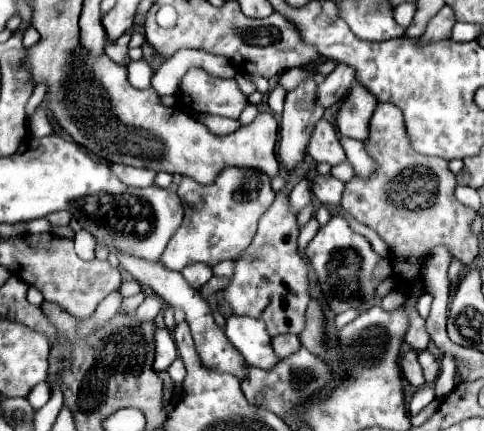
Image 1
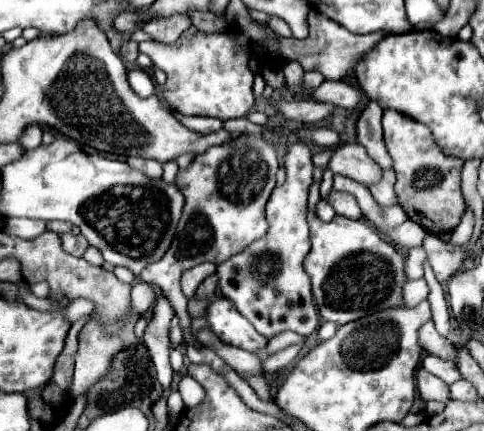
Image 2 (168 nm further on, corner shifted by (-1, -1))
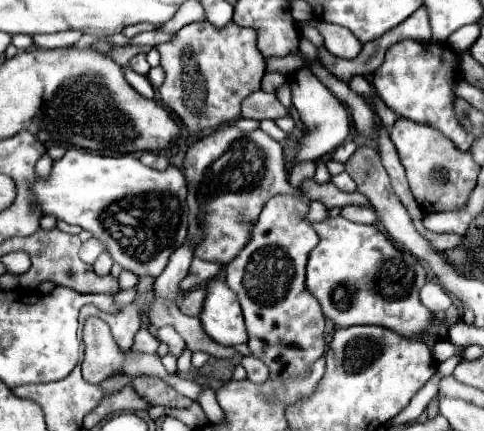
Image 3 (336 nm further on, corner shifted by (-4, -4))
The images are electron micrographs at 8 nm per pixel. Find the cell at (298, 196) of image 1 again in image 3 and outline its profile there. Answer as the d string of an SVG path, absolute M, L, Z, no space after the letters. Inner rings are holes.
M344 141L340 147L336 147L332 153L330 153L330 159L334 161L340 161L340 163L346 163L348 157L356 151L356 143L354 141Z

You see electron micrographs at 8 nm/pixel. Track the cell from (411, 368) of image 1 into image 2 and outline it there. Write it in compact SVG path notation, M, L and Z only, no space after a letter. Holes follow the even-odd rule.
M423 368L417 370L417 388L419 388L423 400L437 400L437 402L443 402L443 404L447 404L451 400L449 386Z

